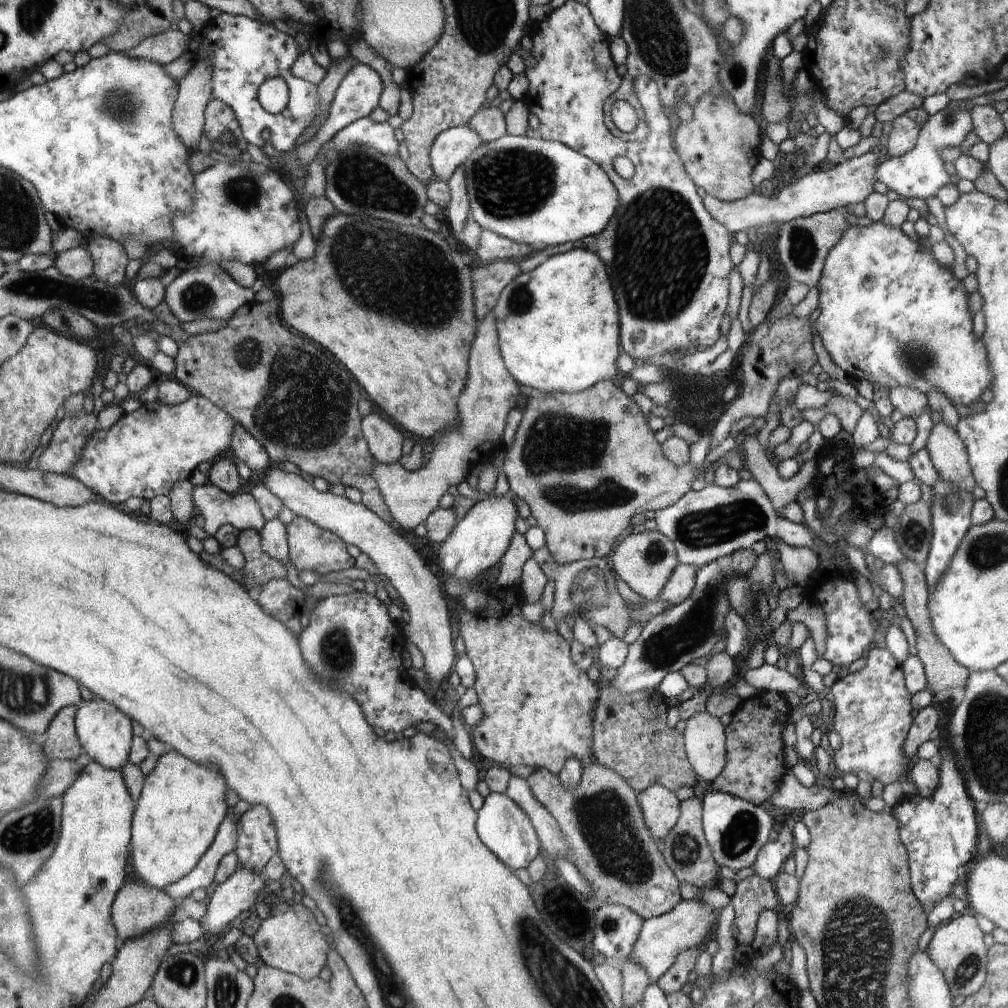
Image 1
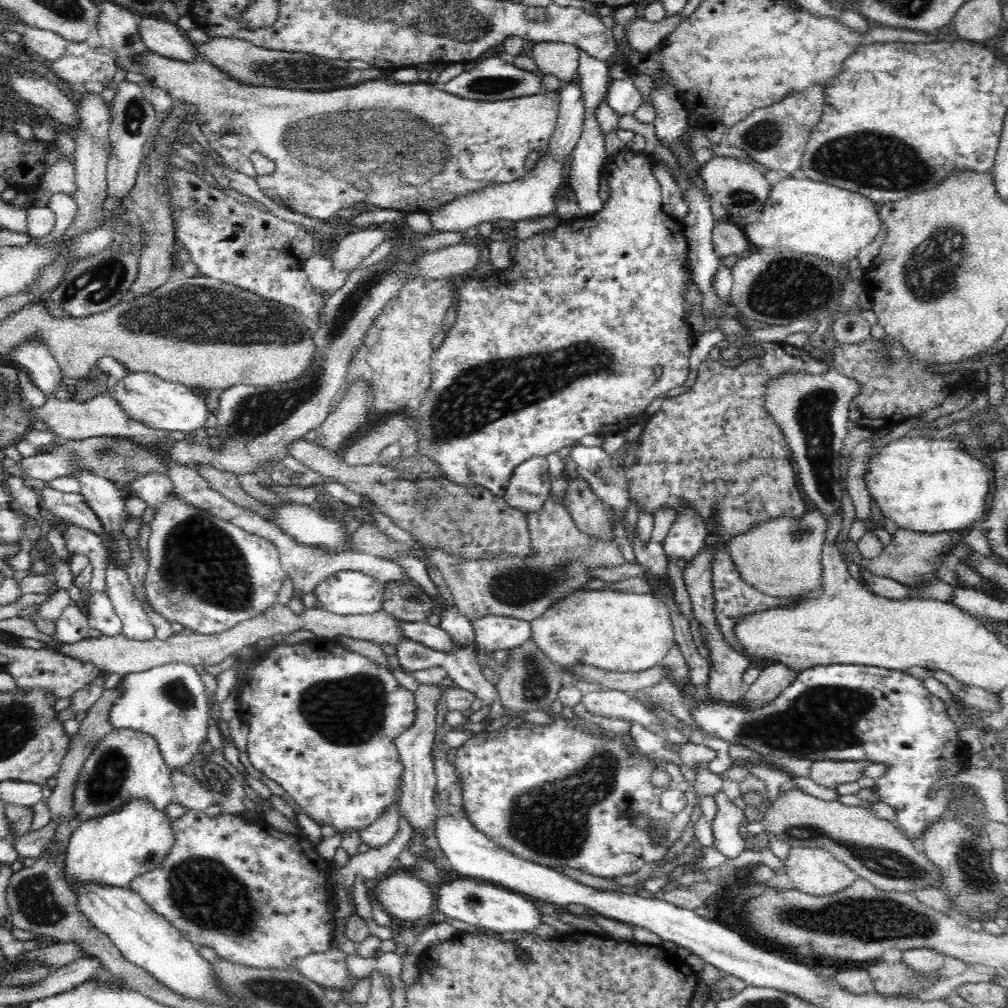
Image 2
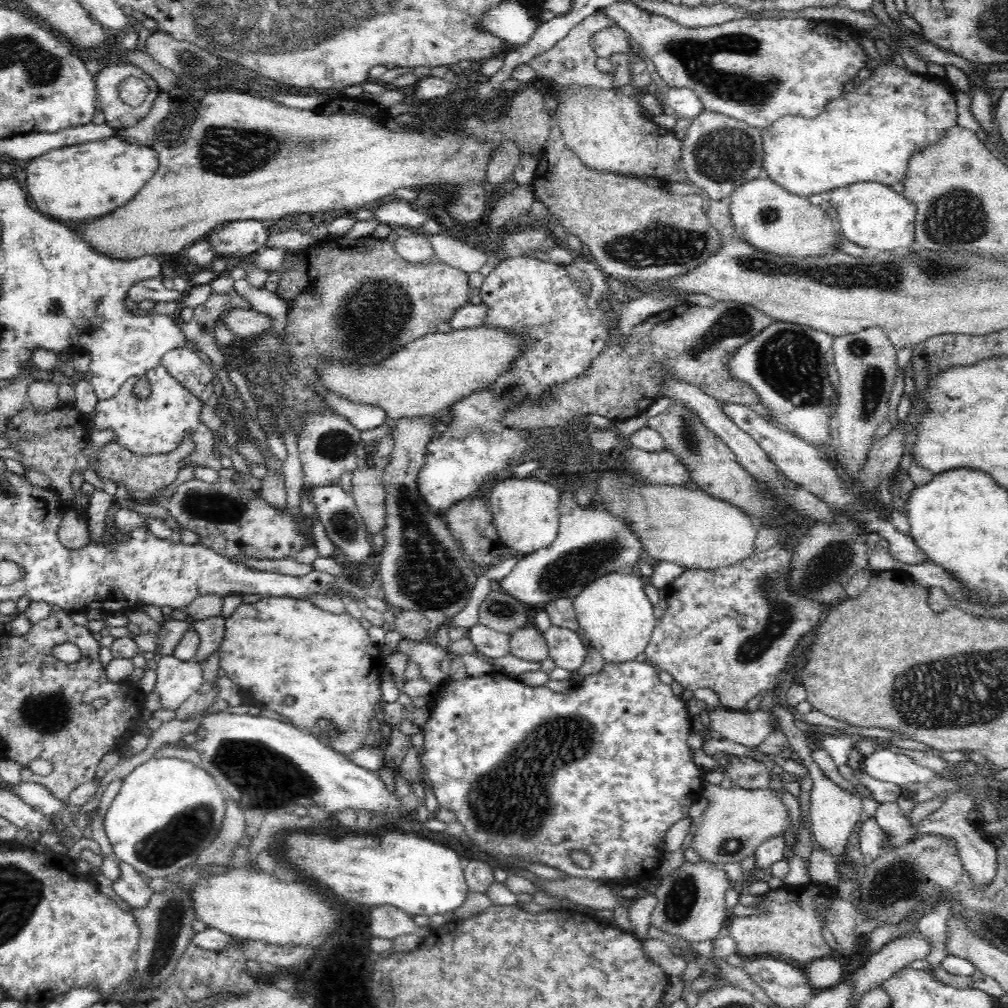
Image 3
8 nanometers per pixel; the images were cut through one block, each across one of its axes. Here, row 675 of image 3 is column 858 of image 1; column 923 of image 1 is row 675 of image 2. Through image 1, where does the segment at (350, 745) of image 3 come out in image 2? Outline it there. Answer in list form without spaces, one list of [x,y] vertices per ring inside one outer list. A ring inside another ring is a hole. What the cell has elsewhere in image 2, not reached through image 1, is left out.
[[[308,639],[295,645],[274,646],[267,649],[267,654],[261,655],[261,658],[261,662],[243,680],[240,706],[237,710],[239,719],[249,728],[248,753],[254,768],[278,783],[300,805],[302,813],[309,820],[318,823],[320,827],[330,825],[338,832],[344,832],[346,829],[361,831],[368,828],[370,824],[374,824],[376,820],[380,820],[386,808],[400,800],[400,796],[397,795],[403,786],[403,765],[399,758],[399,750],[395,746],[395,740],[413,725],[416,708],[413,693],[402,688],[386,667],[382,667],[367,656],[337,646],[329,639]]]

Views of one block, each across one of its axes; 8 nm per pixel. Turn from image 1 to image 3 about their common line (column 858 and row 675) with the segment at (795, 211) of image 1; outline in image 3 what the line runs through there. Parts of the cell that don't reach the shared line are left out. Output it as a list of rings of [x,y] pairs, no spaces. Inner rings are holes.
[[[158,655],[154,668],[157,674],[154,690],[160,696],[162,710],[177,710],[205,682],[202,666],[194,659],[182,662],[174,655]]]

